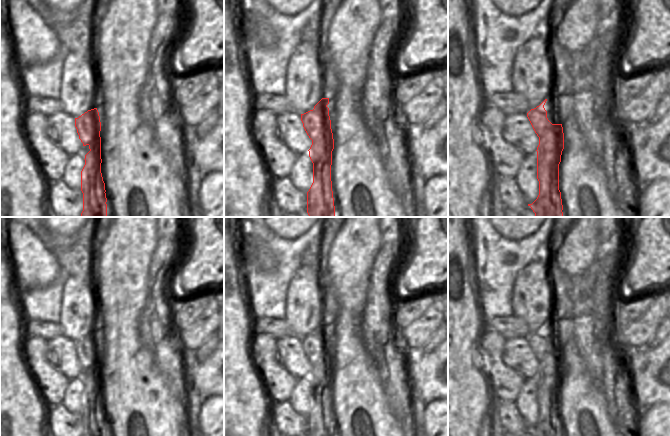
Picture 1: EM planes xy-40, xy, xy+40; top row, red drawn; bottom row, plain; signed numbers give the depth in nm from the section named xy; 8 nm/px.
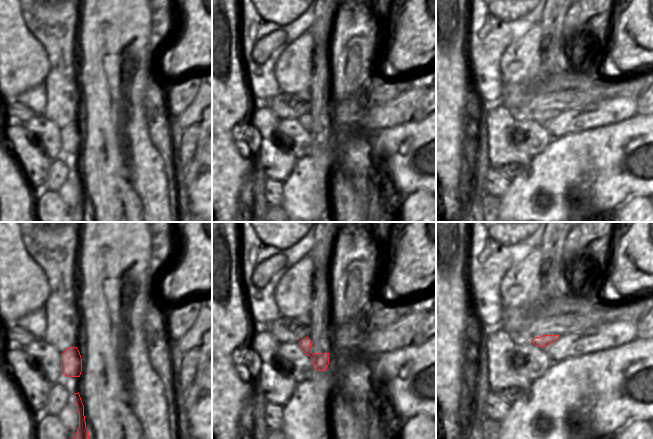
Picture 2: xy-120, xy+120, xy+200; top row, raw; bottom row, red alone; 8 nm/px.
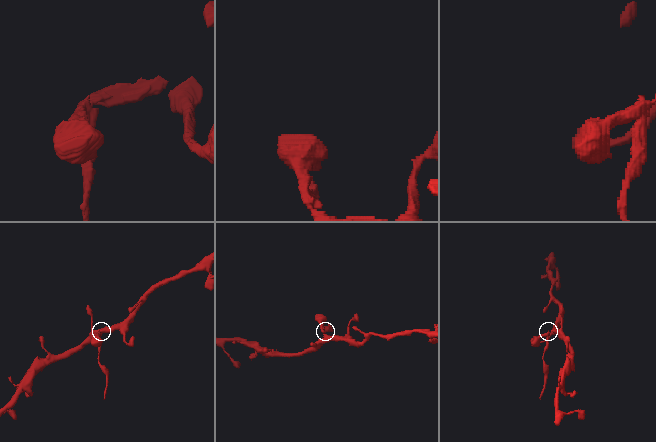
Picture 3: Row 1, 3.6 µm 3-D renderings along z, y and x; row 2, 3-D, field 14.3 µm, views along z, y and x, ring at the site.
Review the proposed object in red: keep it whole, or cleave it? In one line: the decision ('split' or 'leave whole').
split

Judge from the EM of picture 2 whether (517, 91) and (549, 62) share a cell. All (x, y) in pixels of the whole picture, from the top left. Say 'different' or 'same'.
same

